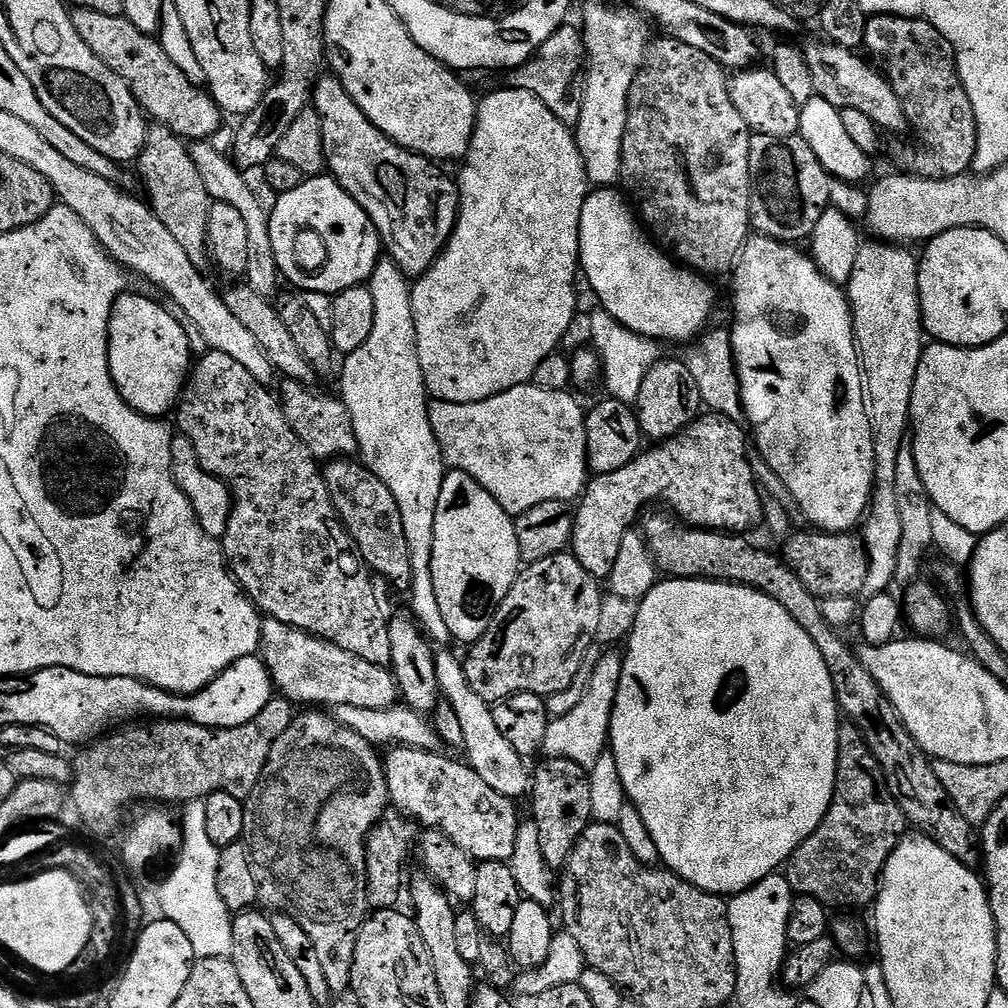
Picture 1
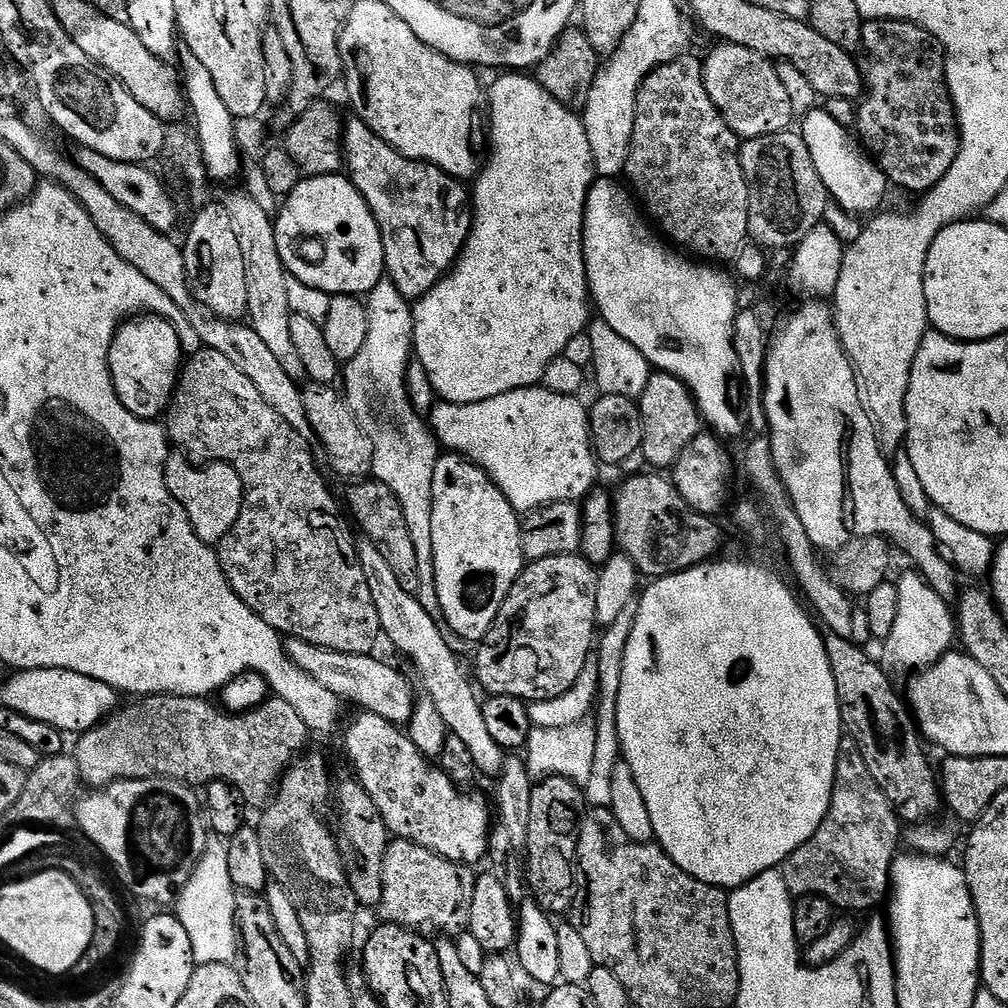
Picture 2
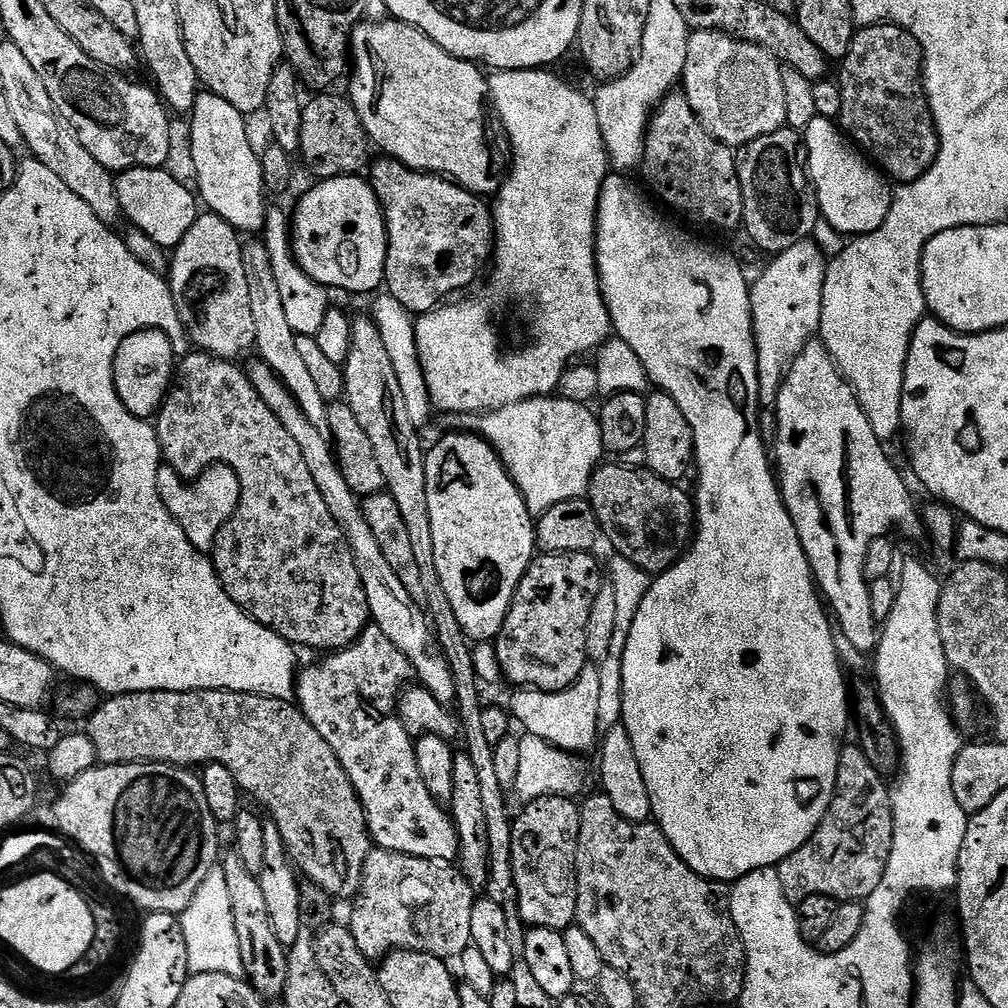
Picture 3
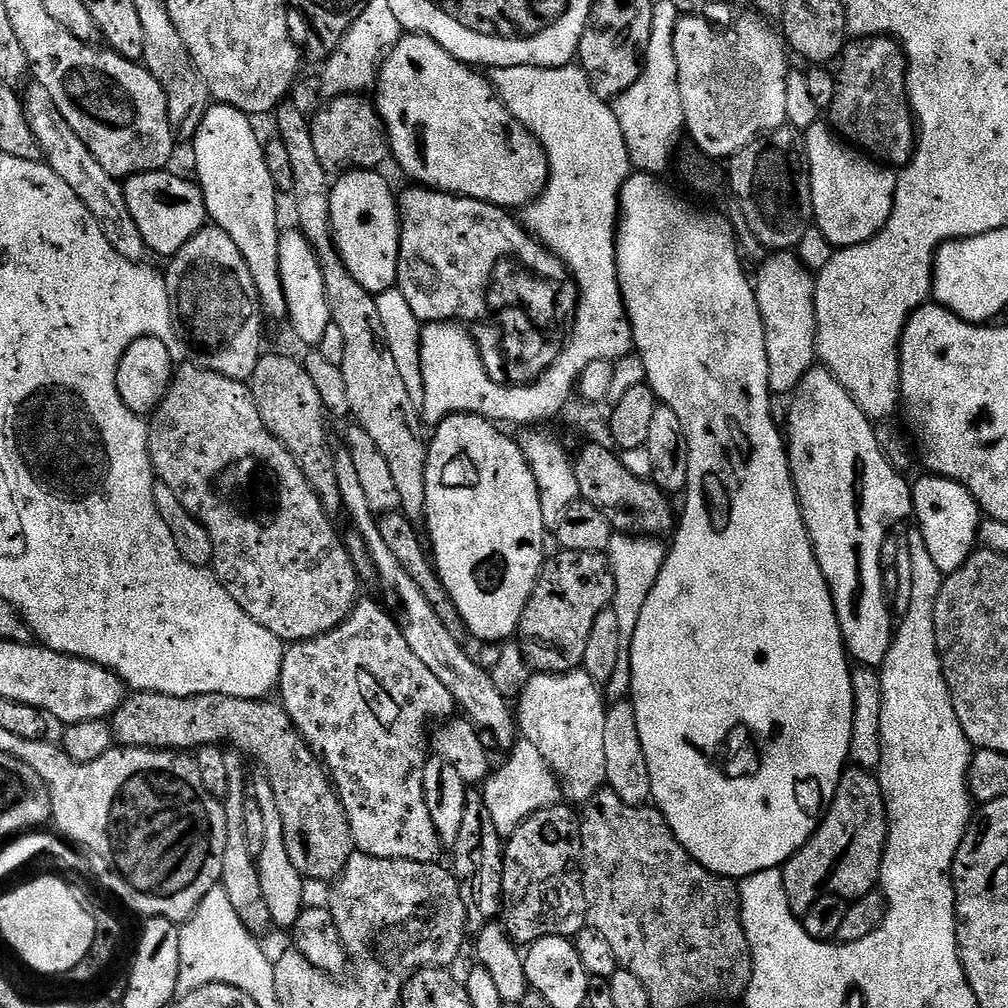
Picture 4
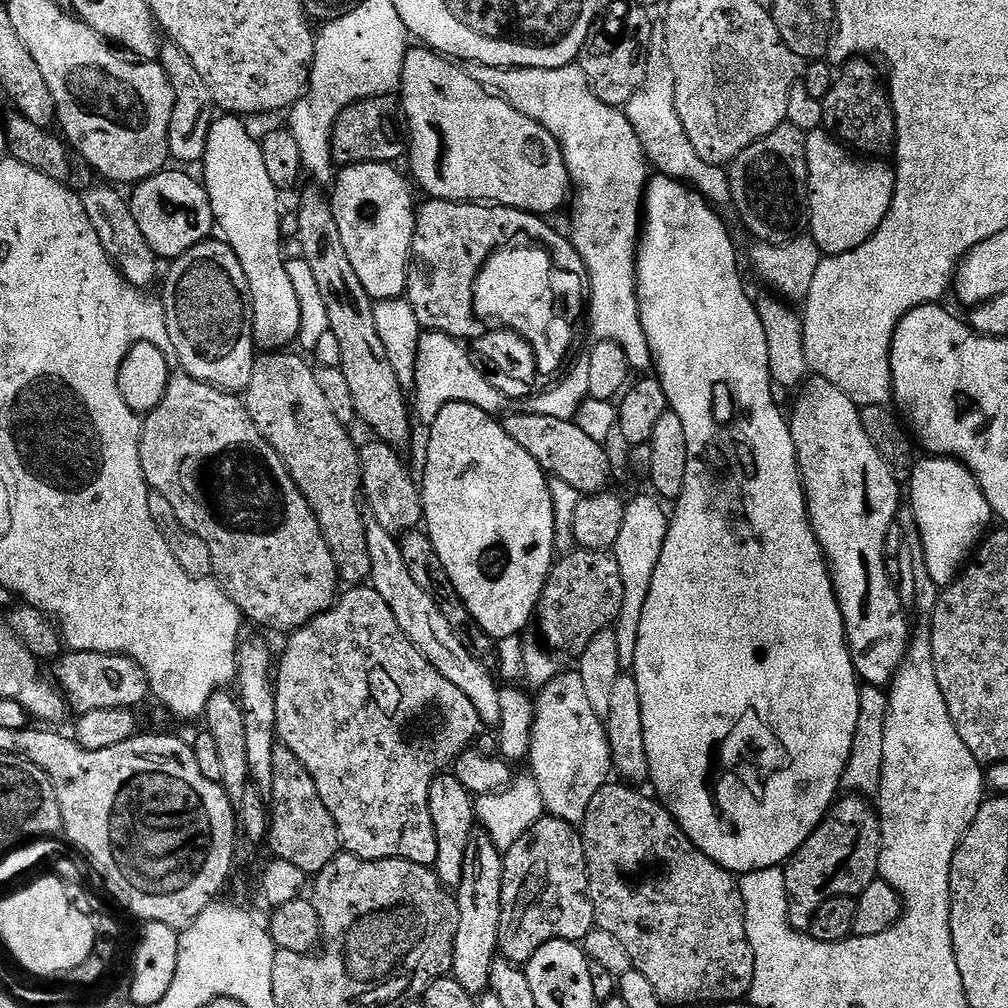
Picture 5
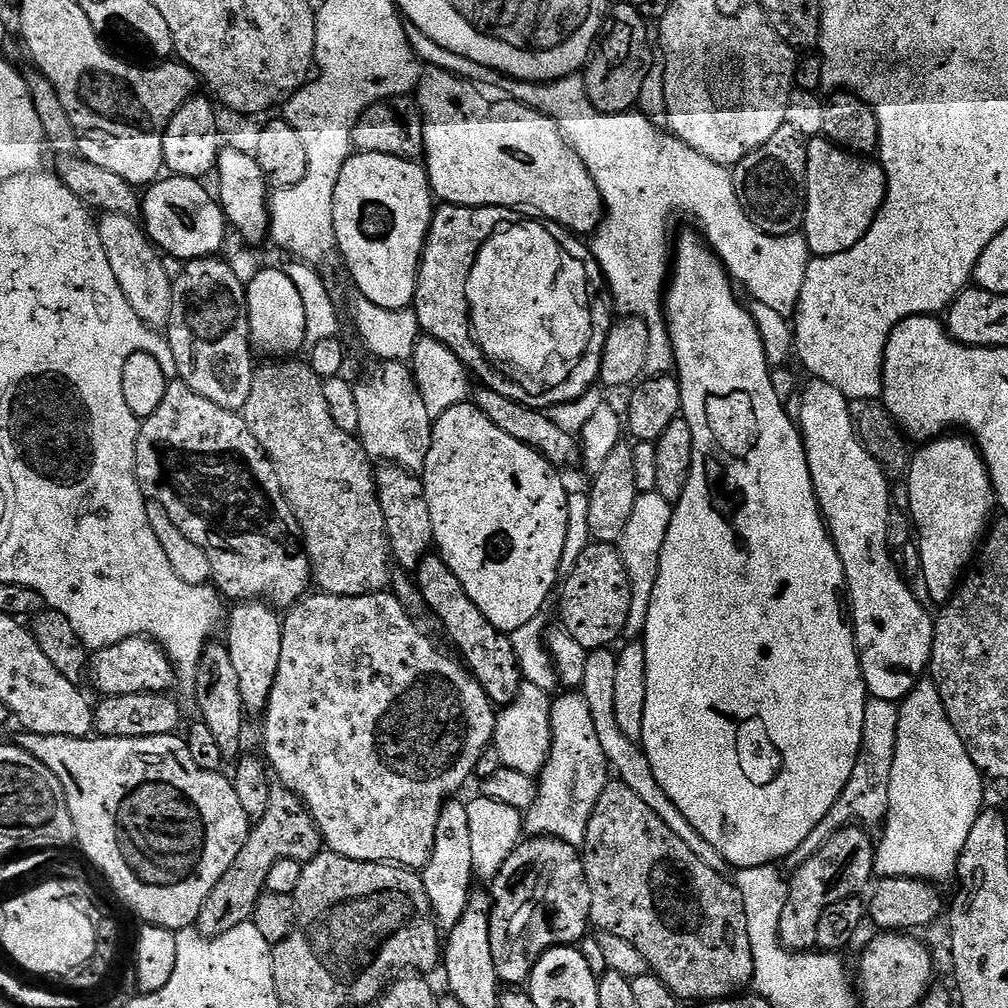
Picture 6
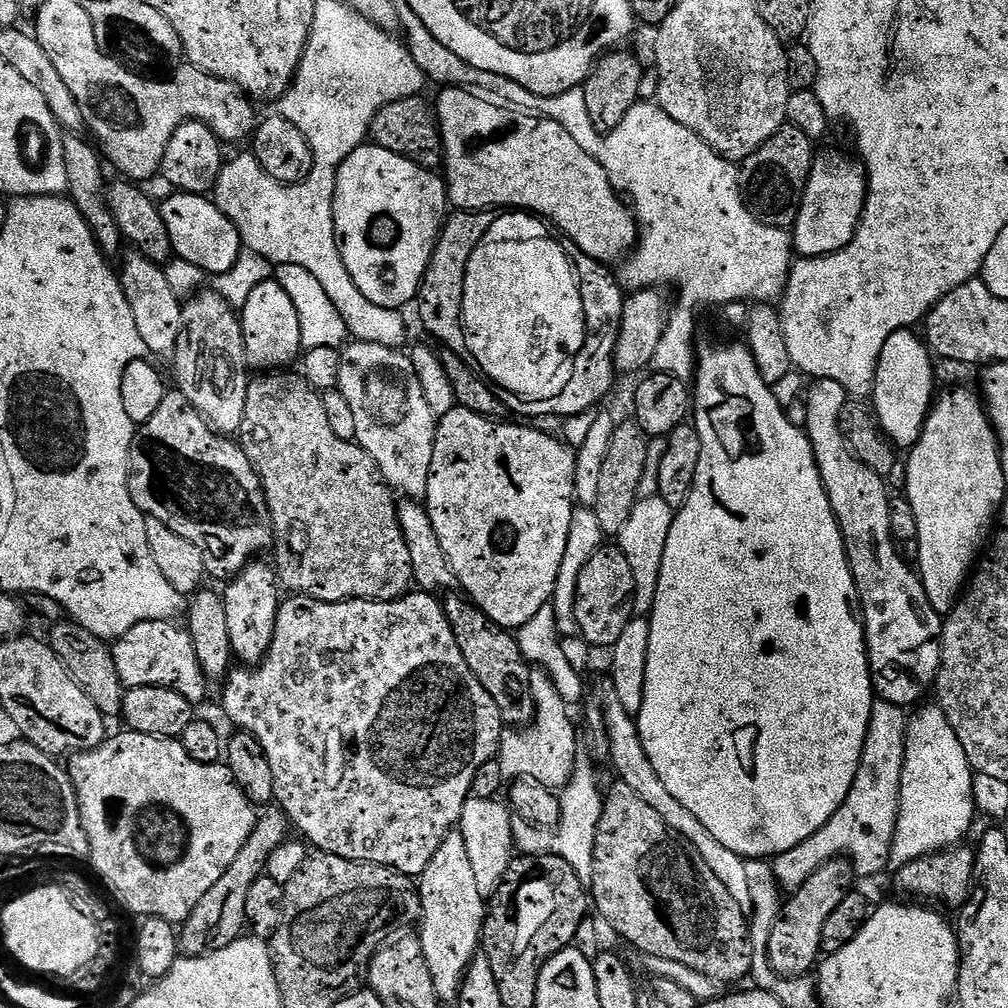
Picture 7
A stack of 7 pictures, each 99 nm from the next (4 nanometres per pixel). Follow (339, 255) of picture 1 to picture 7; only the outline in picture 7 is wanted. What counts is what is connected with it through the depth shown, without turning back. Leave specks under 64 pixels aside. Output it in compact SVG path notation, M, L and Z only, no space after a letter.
M371 142L361 144L338 170L332 205L340 257L346 270L350 270L350 278L354 278L354 286L358 286L374 306L400 310L405 307L403 304L411 305L420 292L426 266L434 254L436 240L450 208L445 181L436 175L433 169L418 166Z

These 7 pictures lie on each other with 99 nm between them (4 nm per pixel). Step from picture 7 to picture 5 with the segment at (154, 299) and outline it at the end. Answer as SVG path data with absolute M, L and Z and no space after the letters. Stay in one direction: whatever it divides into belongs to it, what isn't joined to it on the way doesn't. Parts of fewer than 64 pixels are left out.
M96 182L93 188L88 188L82 192L82 199L86 206L86 215L90 218L90 223L94 225L94 230L102 242L102 250L111 258L112 265L125 278L135 284L141 290L148 290L151 284L157 283L155 276L155 260L157 254L150 250L150 242L146 242L146 237L142 234L142 229L138 227L138 222L134 222L131 203L126 199L123 191L109 186L104 182Z

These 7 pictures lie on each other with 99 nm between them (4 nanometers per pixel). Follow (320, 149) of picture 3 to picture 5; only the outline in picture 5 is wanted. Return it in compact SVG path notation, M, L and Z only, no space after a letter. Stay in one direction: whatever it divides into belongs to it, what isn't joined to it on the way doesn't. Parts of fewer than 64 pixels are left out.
M395 95L375 96L354 102L338 118L332 131L332 163L392 164L406 152L406 124L402 119L402 105Z

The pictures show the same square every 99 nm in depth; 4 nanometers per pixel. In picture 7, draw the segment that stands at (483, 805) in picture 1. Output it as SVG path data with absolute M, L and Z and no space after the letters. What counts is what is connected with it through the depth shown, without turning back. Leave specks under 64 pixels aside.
M419 590L409 591L398 600L343 600L342 602L322 602L309 596L289 595L277 610L273 641L270 642L269 652L265 654L264 660L253 668L245 666L233 667L223 681L222 687L224 687L224 712L228 715L229 722L236 724L232 726L235 726L237 729L254 734L254 738L258 738L262 750L266 750L266 762L270 762L270 770L274 773L275 803L278 805L279 811L288 817L291 827L295 831L297 828L301 832L297 833L313 849L321 852L329 852L347 860L360 860L363 864L381 864L387 868L394 869L395 872L401 872L403 876L409 878L419 878L424 873L426 866L430 866L430 858L434 858L435 852L438 851L438 846L442 846L446 834L453 831L459 825L464 804L472 796L474 774L477 773L478 768L483 763L497 759L500 738L506 729L504 721L500 718L498 706L494 706L494 698L490 698L490 694L486 694L486 690L482 690L482 682L478 682L478 678L474 678L474 674L470 674L470 666L466 666L466 658L462 658L462 650L458 650L458 642L454 642L454 630L446 618L443 603L433 593L421 592Z

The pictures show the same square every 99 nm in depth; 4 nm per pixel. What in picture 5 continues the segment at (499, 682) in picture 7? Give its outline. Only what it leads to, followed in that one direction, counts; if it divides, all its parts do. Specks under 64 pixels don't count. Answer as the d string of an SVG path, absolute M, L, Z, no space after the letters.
M427 531L405 532L399 537L399 542L402 562L406 562L406 570L410 570L410 578L414 578L414 582L418 582L418 587L426 594L430 594L430 598L434 598L434 606L442 610L442 615L446 617L446 622L450 622L454 634L458 634L458 642L462 642L462 646L466 646L466 650L470 650L470 654L478 658L478 662L488 664L495 656L497 659L497 645L472 620L472 615L466 610L458 590L454 590L454 582L450 582L446 574L446 566L442 566L442 558L438 558L438 550L434 550L434 542L428 537Z

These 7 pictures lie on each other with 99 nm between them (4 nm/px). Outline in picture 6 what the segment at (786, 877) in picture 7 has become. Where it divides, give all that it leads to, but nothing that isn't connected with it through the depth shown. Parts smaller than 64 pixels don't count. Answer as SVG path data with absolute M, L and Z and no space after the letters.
M869 699L866 705L866 714L862 718L862 746L858 750L858 762L854 762L854 774L850 782L846 782L846 790L830 806L830 814L810 830L810 838L798 846L788 856L787 867L794 870L806 862L823 844L827 842L835 832L843 828L863 826L872 830L872 827L883 825L888 807L890 806L890 770L894 770L894 746L898 742L898 718L900 717L899 707L891 700Z

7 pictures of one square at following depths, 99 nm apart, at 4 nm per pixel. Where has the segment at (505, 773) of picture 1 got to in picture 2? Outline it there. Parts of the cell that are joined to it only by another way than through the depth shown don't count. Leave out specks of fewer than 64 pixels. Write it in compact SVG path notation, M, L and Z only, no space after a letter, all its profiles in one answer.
M369 540L359 541L358 555L362 574L366 574L366 582L370 582L370 594L374 594L374 606L378 606L381 633L402 655L412 659L412 664L424 683L423 691L432 699L434 706L438 706L438 714L442 714L442 722L446 722L449 733L462 738L462 743L470 749L477 773L484 775L485 772L492 776L491 778L499 777L504 769L506 752L494 742L489 728L486 727L481 697L476 697L477 689L473 681L470 676L468 681L467 674L460 669L460 660L448 645L449 637L442 631L438 621L430 618L426 610L422 610L419 599L413 593L402 590L398 574L390 570L386 558L378 554L378 550Z

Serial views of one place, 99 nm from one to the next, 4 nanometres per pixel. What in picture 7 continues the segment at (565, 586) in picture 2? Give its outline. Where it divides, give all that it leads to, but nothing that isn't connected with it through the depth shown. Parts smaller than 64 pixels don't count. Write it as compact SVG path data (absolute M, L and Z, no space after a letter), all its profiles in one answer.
M603 546L586 562L578 576L577 592L574 598L574 618L577 630L585 643L593 649L611 649L614 642L634 619L634 574L626 554L619 546Z

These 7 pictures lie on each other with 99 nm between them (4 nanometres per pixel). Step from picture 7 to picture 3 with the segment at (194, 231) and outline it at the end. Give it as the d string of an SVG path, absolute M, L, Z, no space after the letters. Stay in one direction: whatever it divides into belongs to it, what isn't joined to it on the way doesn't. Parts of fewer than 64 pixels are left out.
M127 168L116 176L120 211L131 227L142 230L146 238L158 242L165 250L174 250L186 238L198 215L198 196L164 168Z

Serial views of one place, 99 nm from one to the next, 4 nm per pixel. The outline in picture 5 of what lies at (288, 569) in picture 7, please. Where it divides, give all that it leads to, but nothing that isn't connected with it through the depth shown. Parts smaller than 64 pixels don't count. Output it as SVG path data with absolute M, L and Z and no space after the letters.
M285 350L257 355L250 386L246 390L248 413L254 426L258 426L258 434L262 434L262 438L266 438L266 442L270 442L270 446L282 458L290 478L294 478L298 490L314 510L322 534L334 554L341 581L348 586L360 586L369 579L370 570L370 554L364 533L365 509L362 507L360 487L360 448L352 441L348 433L351 431L342 422L338 422L338 418L334 418L334 413L330 411L326 397L318 386L316 368L294 353Z

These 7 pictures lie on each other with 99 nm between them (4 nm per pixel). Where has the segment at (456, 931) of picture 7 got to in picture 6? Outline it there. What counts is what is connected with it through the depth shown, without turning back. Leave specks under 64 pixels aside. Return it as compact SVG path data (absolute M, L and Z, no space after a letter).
M453 798L442 806L438 814L438 830L434 830L434 850L430 854L427 866L422 869L422 875L426 886L426 898L430 898L432 914L436 917L437 925L444 930L455 928L466 910L466 902L474 887L474 850L470 847L470 814L463 799L460 801L460 798Z

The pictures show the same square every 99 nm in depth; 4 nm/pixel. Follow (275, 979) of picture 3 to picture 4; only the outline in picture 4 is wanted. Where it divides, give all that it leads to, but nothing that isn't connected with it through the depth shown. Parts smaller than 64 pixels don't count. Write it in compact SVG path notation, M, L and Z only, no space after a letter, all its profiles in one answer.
M235 750L226 751L226 771L230 777L228 794L224 797L224 813L226 814L226 851L222 857L222 878L219 887L226 890L230 902L234 905L234 914L242 918L242 922L253 934L261 934L270 928L272 919L266 906L266 897L262 894L262 882L258 882L256 857L250 854L250 842L246 838L246 797L250 792L250 784L244 780L244 764L246 760Z

